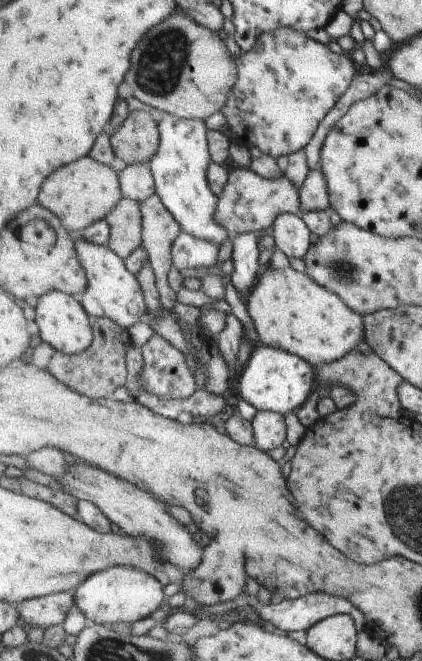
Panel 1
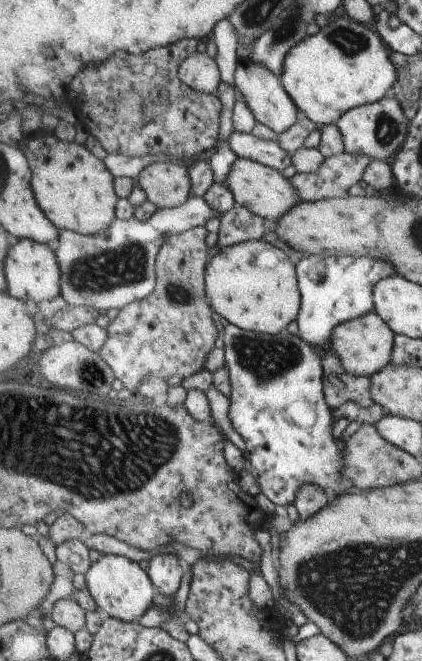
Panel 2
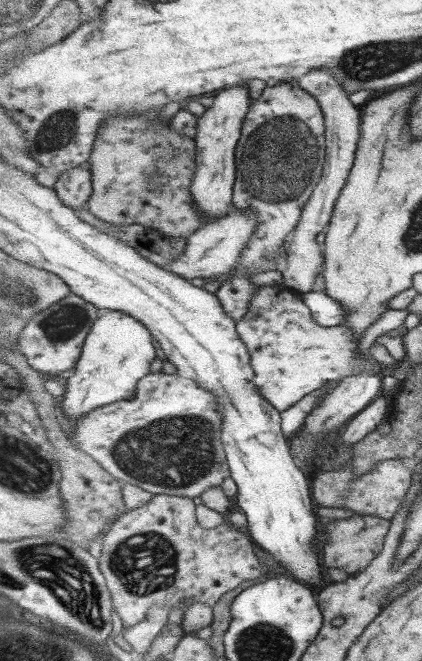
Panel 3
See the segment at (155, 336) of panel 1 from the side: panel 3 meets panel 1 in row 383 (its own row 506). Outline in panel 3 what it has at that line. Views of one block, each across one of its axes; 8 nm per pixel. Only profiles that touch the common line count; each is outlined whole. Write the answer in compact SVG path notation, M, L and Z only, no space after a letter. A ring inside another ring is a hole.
M158 494L151 502L138 509L129 509L117 519L113 528L103 538L100 569L106 578L114 608L125 627L143 622L153 606L165 606L168 612L181 608L181 604L192 600L189 606L204 602L214 607L231 590L247 582L264 578L262 560L255 553L255 542L249 531L238 531L229 527L227 520L212 529L203 528L195 516L195 500L183 496Z

